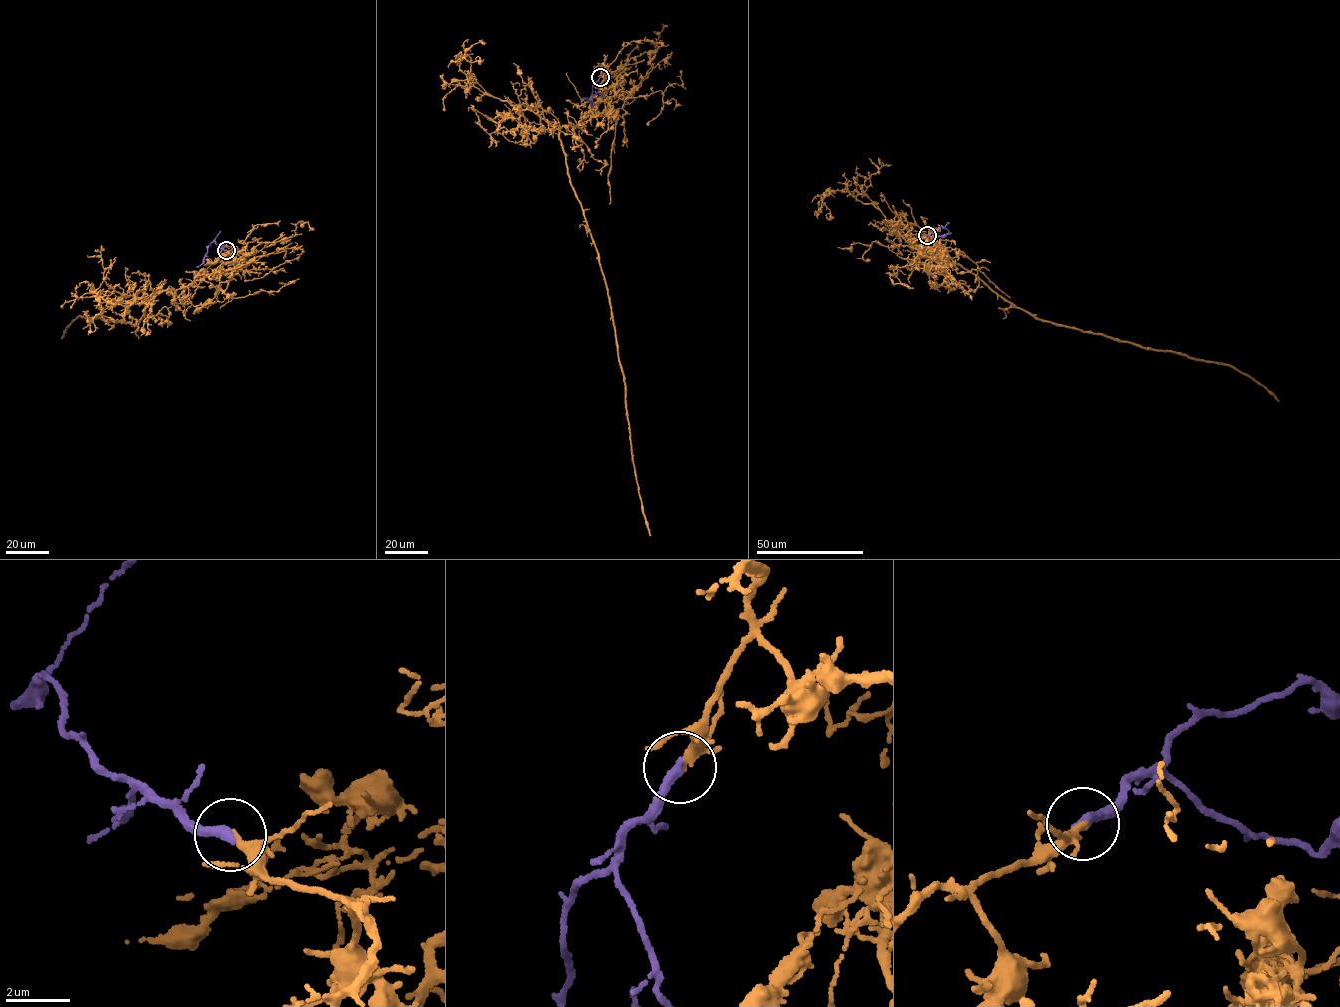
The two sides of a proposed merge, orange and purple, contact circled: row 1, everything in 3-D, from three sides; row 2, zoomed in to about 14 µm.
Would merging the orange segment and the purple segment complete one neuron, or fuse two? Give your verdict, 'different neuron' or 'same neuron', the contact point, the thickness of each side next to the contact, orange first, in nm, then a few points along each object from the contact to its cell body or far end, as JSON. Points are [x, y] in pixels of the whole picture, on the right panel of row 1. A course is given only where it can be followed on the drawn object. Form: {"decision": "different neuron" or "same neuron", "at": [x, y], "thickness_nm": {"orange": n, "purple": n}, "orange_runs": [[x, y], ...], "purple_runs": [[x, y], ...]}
{"decision": "same neuron", "at": [927, 235], "thickness_nm": {"orange": 200, "purple": 360}, "orange_runs": [[927, 235], [920, 240], [920, 254], [938, 258], [932, 251], [941, 251], [1033, 316], [1227, 364], [1278, 402]], "purple_runs": [[927, 235], [942, 226], [949, 232], [929, 240]]}

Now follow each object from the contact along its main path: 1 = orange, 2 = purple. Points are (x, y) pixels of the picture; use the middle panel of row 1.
1: (600, 77), (615, 71), (595, 109), (562, 126), (559, 138), (605, 281), (650, 535)
2: (600, 77), (593, 85), (593, 105), (585, 98), (580, 100)

